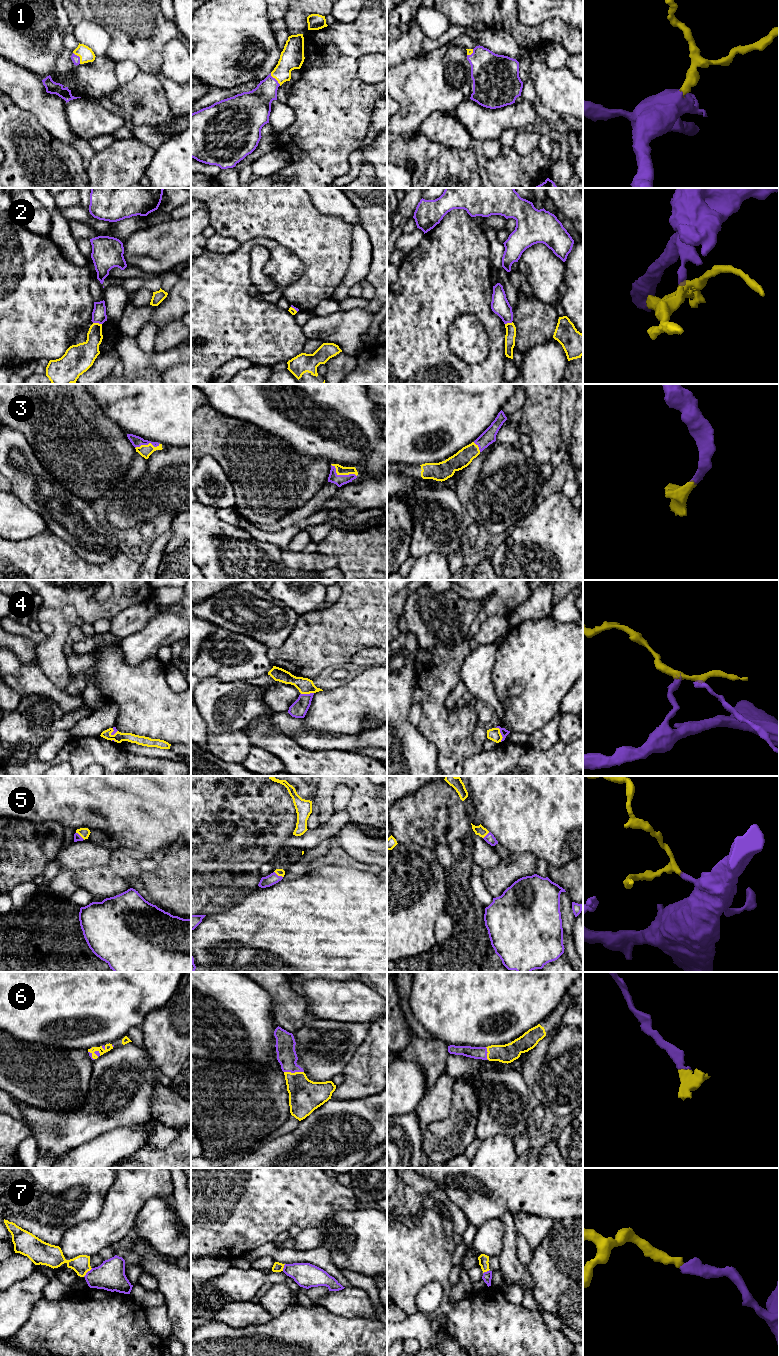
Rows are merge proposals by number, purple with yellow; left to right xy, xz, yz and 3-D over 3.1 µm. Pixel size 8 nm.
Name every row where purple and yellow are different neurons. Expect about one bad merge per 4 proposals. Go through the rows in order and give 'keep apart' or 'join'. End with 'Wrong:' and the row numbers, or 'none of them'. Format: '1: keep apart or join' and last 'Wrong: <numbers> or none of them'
1: join
2: keep apart
3: join
4: join
5: join
6: join
7: join
Wrong: 2

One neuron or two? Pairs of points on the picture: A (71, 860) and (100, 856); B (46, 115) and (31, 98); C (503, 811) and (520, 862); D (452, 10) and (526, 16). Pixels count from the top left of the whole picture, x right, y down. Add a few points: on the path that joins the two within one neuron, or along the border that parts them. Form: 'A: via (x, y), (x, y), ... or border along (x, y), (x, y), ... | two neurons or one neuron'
A: via (78, 856), (93, 856) | one neuron
B: via (44, 111), (35, 102) | one neuron
C: border along (510, 852), (532, 853), (537, 858) | two neurons
D: border along (517, 10), (517, 18), (522, 24), (540, 24) | two neurons

